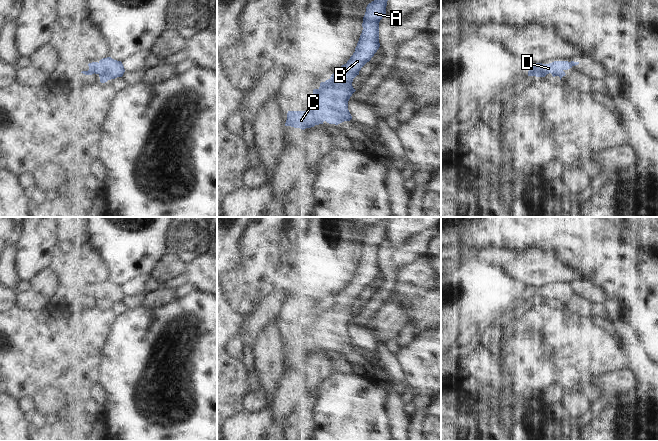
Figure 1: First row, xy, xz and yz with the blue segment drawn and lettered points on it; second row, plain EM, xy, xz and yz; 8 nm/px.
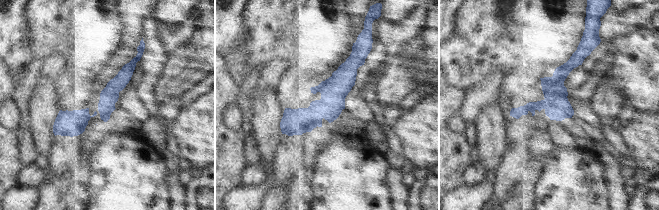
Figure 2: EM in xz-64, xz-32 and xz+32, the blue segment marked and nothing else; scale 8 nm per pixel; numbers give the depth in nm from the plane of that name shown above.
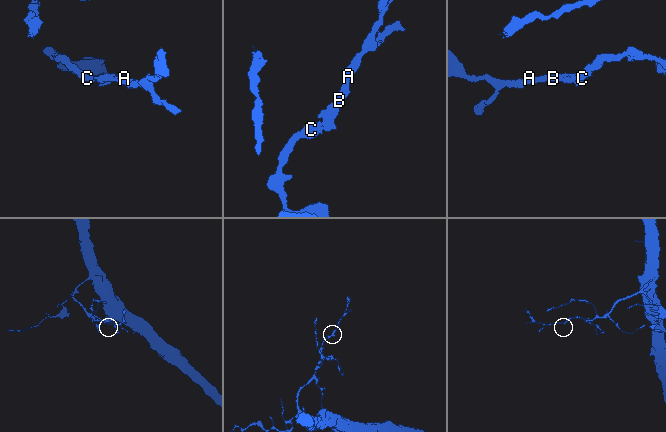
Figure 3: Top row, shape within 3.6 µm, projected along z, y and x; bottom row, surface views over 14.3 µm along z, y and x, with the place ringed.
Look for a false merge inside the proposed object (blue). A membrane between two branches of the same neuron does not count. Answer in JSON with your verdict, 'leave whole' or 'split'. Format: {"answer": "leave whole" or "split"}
{"answer": "leave whole"}

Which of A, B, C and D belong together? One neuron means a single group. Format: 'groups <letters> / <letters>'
groups A B C D

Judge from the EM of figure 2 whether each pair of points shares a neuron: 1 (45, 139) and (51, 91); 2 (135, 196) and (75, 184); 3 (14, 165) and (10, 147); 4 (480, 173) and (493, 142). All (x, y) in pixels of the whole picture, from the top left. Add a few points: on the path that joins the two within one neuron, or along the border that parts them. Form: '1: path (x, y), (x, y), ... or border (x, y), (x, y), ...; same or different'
1: path (45, 127), (45, 103); same
2: border (86, 162), (85, 195), (87, 199); different
3: path (10, 161), (10, 151); same
4: border (479, 161), (488, 170); different

